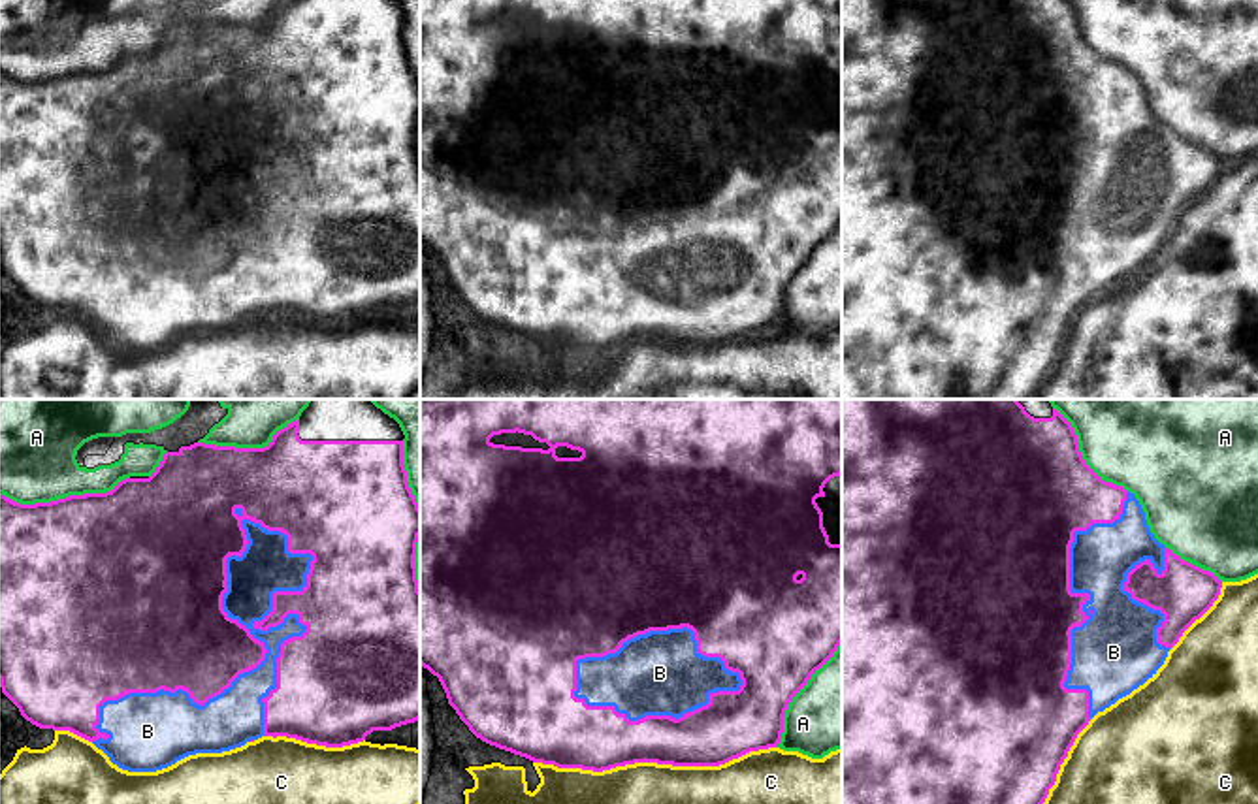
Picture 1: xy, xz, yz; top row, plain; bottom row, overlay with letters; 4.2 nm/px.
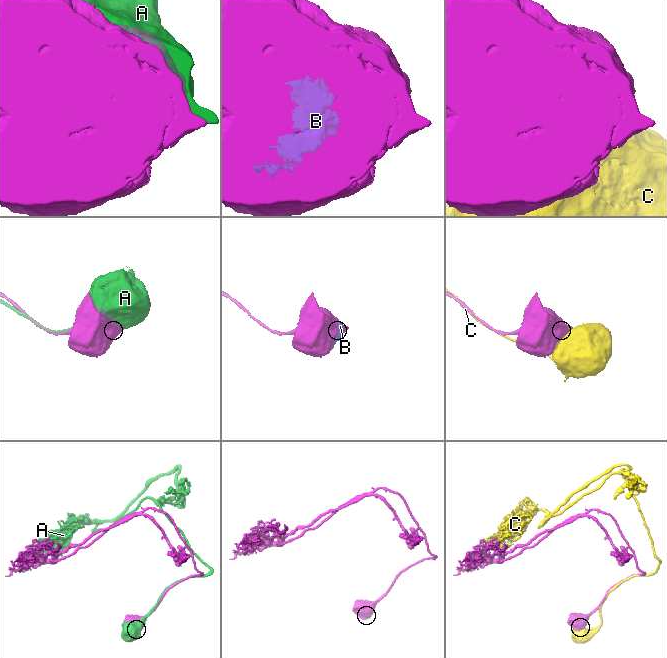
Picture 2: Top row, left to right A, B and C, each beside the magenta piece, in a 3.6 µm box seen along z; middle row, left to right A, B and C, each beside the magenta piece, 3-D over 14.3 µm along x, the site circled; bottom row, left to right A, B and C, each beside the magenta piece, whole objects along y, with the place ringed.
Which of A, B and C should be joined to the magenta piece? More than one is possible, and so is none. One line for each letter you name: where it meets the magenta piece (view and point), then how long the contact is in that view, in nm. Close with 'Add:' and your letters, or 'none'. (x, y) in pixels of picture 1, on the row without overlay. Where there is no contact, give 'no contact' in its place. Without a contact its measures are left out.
B: xy (264, 226) | 1250 nm
Add: B

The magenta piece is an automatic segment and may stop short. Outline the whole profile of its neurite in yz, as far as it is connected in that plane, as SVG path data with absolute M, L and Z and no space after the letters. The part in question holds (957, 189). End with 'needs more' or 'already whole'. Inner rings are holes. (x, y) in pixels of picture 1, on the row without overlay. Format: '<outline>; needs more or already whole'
M842 0L842 399L1030 399L1077 313L1098 290L1156 252L1183 211L1218 177L1220 166L1213 151L1183 139L1154 117L1134 72L1102 58L1085 41L1070 0Z; needs more

